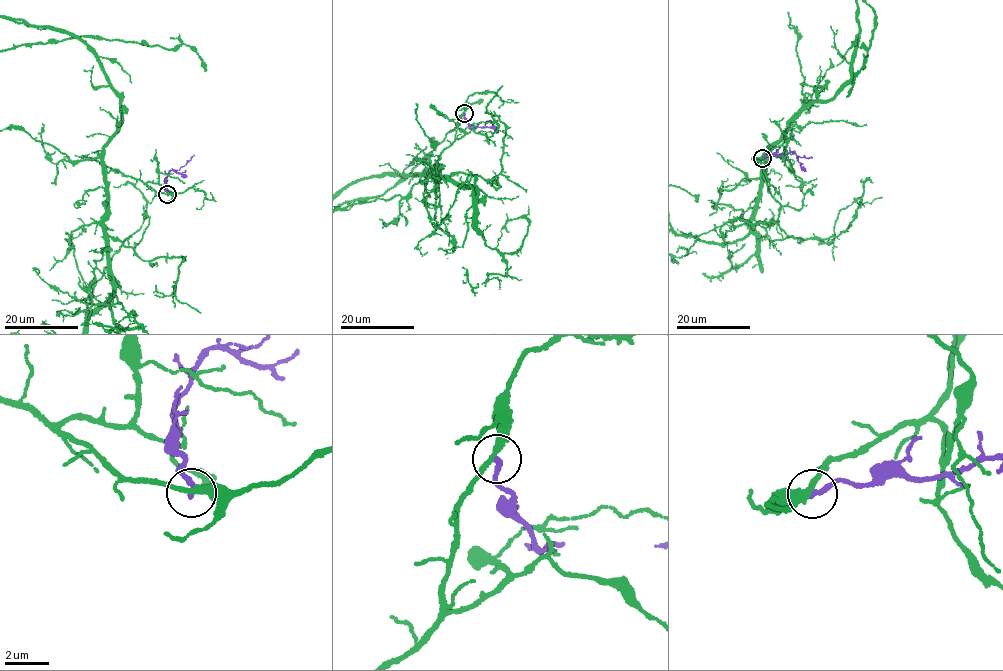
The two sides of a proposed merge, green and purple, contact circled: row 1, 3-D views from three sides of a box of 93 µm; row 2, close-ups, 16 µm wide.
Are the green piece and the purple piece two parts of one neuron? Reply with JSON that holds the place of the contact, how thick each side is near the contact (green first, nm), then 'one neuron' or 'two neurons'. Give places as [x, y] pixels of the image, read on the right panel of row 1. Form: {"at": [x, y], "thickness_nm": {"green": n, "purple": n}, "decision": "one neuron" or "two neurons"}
{"at": [762, 158], "thickness_nm": {"green": 280, "purple": 260}, "decision": "two neurons"}

